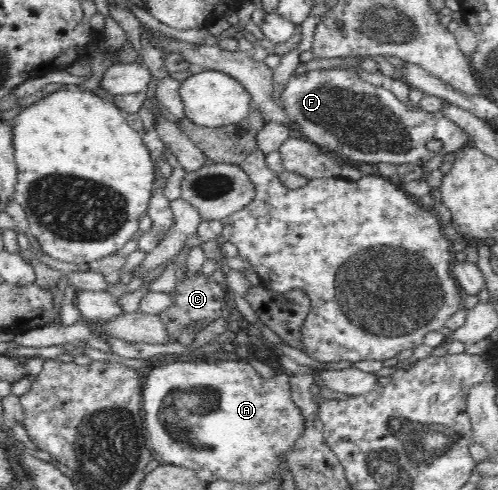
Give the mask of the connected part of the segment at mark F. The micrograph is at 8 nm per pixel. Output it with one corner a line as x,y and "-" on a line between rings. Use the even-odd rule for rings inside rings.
319,67
317,71
293,75
281,93
279,104
287,112
289,120
297,124
300,136
315,142
326,152
335,154
341,160
353,160
374,166
378,163
389,163
395,166
407,163
423,167
424,163
435,155
445,156
448,153
455,153
471,143
469,134
461,129
459,124
447,118
441,110
424,111
418,105
414,109
409,109
391,91
363,81
358,71
351,71
351,69
322,69
-
430,139
442,141
442,150
439,153
436,154
427,149
427,142

